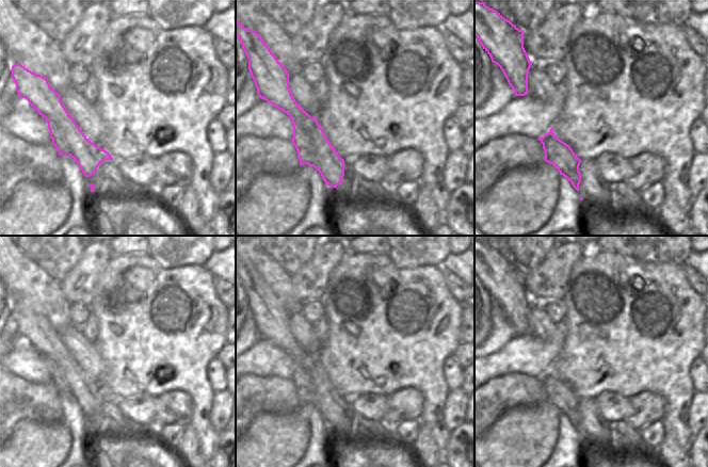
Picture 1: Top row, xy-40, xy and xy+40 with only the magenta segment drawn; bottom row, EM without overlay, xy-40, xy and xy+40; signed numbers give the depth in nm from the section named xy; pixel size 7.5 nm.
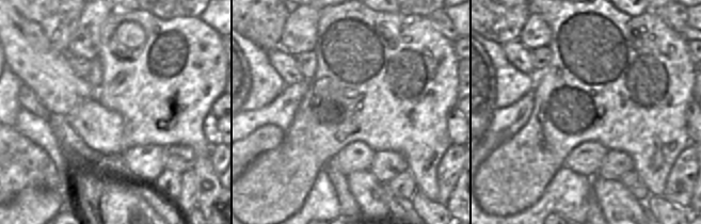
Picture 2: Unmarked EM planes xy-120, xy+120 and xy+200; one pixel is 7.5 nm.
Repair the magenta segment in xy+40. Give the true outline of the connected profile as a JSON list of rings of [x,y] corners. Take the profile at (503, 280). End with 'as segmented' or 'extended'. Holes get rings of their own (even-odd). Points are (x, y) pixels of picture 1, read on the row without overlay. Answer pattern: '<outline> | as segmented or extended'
[[[474,240],[474,275],[489,293],[492,301],[500,306],[515,335],[527,334],[528,310],[532,302],[524,287],[524,270],[497,249],[486,245],[485,241]]] | as segmented

